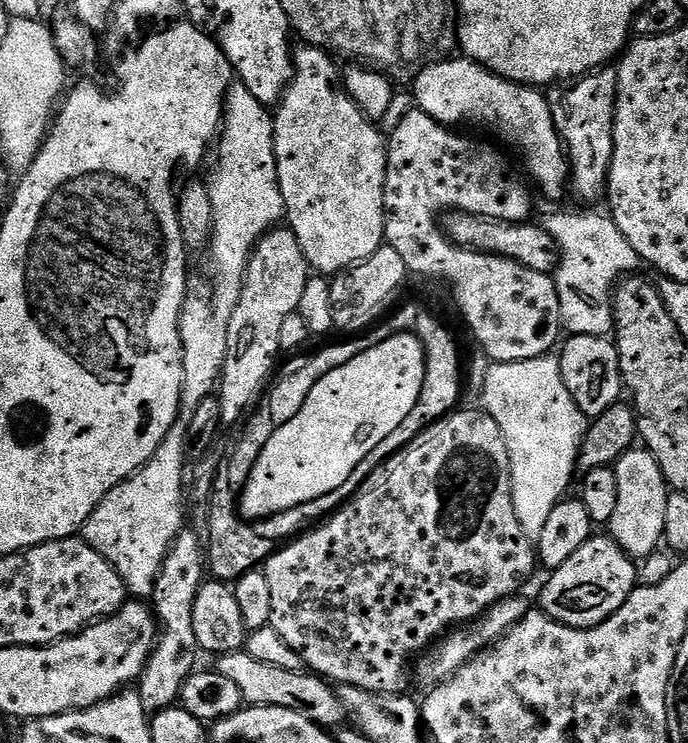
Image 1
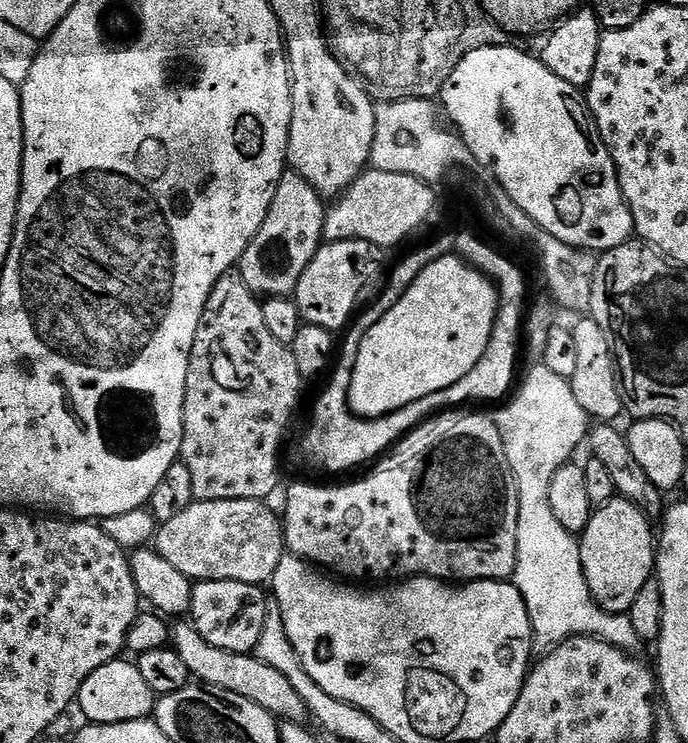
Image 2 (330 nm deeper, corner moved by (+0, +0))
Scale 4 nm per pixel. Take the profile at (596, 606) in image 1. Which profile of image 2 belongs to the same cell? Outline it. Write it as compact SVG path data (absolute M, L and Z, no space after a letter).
M617 498L595 509L586 530L579 533L586 586L590 586L590 594L602 610L627 614L642 586L653 579L658 540L652 524L650 517L634 506L634 502Z

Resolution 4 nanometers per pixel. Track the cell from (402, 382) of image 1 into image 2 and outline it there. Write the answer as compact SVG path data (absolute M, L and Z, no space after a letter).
M455 254L440 256L437 260L432 261L426 266L426 270L422 270L422 274L418 274L418 278L412 283L410 290L406 290L406 294L402 294L402 298L398 298L395 306L386 314L382 314L382 318L378 318L378 322L374 322L374 326L370 326L370 330L366 330L366 334L358 346L356 365L352 371L350 386L348 387L348 406L352 409L352 414L363 416L366 420L390 416L410 407L412 404L420 403L428 396L436 396L442 390L454 386L454 382L466 378L466 374L470 374L470 370L474 370L474 366L478 366L478 358L482 358L482 354L486 354L486 346L490 342L490 334L494 330L496 311L499 305L500 294L496 290L496 285L480 269L472 267L471 264L461 260Z

